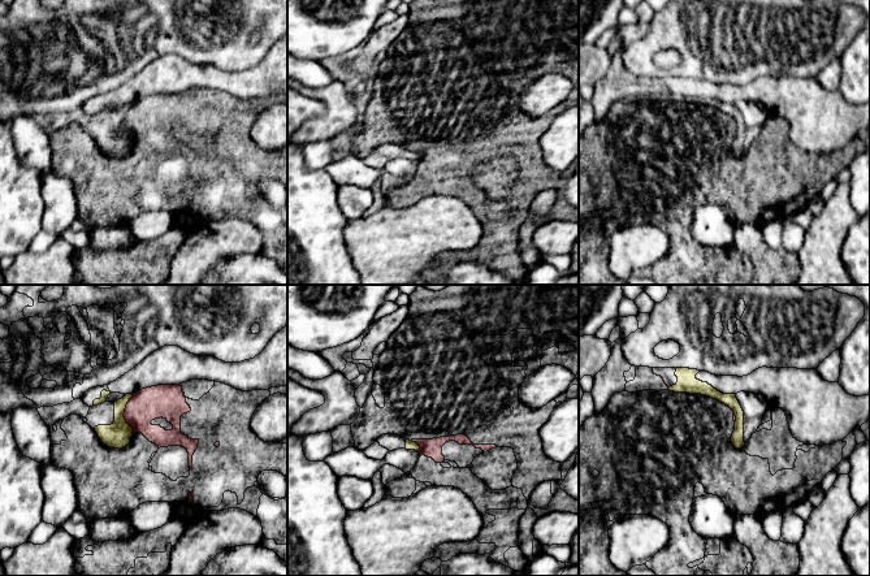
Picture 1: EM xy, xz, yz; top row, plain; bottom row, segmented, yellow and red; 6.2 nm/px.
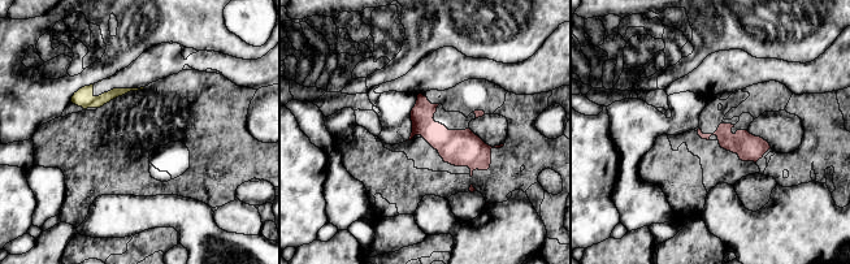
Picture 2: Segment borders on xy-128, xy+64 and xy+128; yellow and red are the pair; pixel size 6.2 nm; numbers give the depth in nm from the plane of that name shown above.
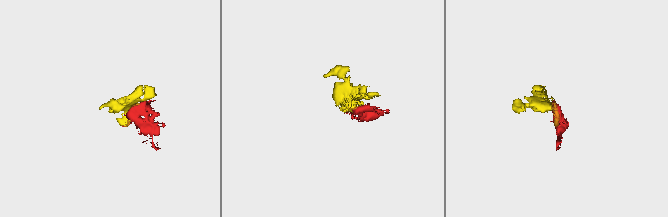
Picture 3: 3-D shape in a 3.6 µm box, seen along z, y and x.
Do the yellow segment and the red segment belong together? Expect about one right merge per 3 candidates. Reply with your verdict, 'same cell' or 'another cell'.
another cell

